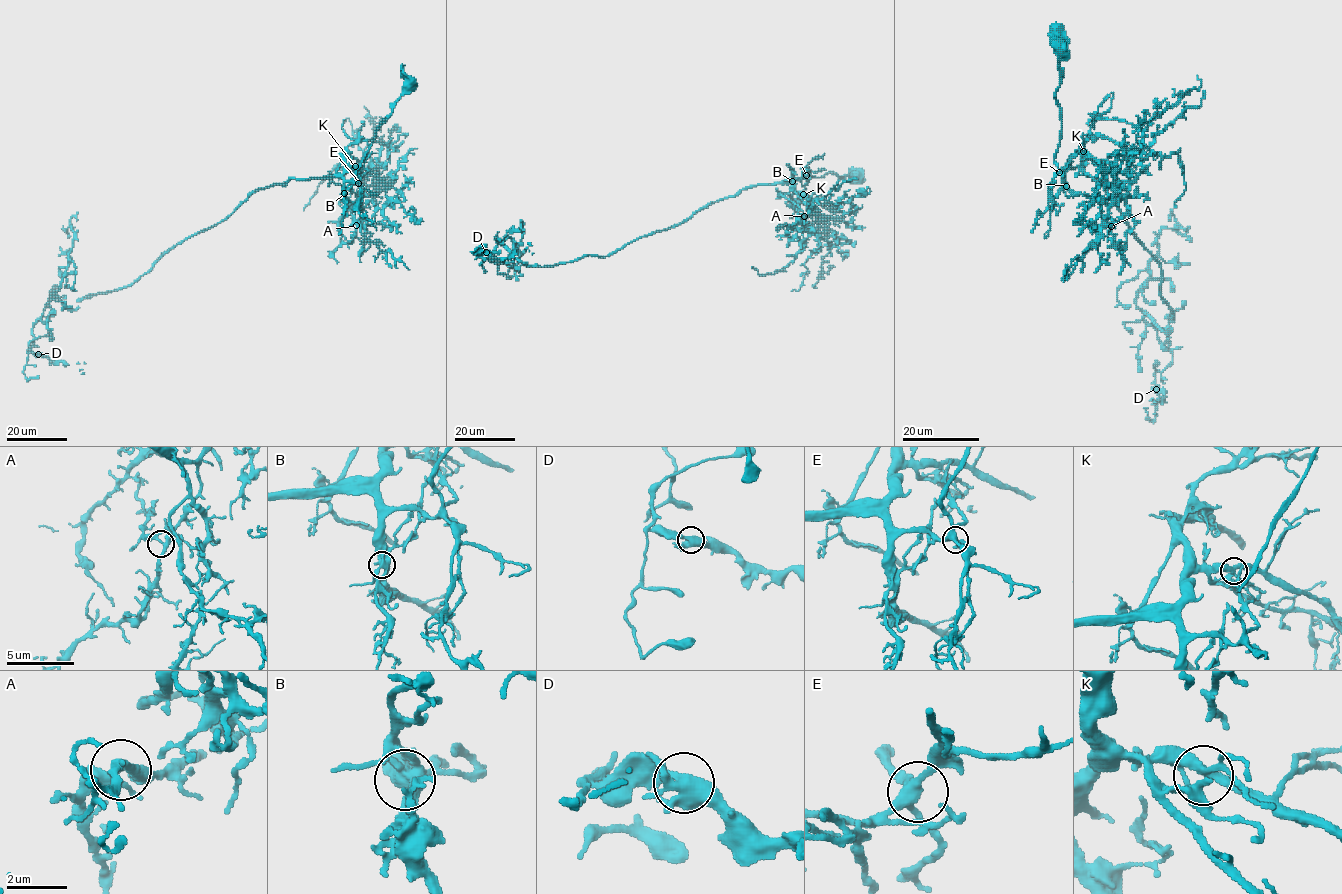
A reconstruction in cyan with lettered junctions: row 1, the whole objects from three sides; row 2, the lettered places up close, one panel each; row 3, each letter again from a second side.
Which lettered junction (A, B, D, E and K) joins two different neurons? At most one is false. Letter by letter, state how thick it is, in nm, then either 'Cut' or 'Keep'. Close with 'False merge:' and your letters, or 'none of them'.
A: Thickness 320 nm. Keep
B: Thickness 420 nm. Keep
D: Thickness 480 nm. Cut
E: Thickness 360 nm. Keep
K: Thickness 320 nm. Keep
False merge: D

